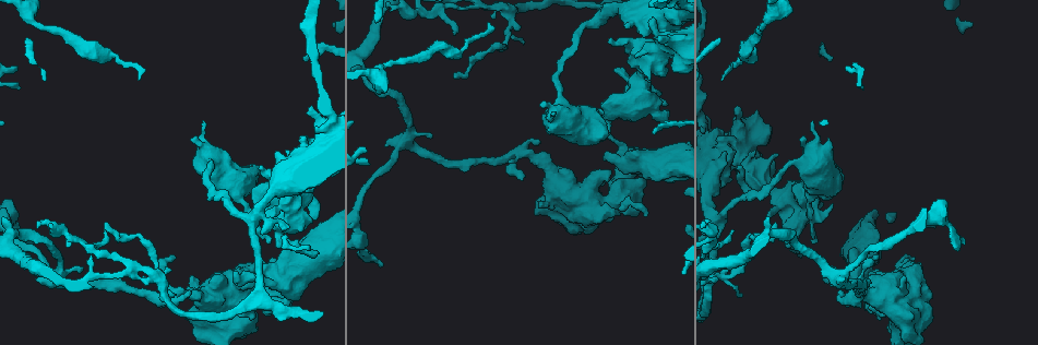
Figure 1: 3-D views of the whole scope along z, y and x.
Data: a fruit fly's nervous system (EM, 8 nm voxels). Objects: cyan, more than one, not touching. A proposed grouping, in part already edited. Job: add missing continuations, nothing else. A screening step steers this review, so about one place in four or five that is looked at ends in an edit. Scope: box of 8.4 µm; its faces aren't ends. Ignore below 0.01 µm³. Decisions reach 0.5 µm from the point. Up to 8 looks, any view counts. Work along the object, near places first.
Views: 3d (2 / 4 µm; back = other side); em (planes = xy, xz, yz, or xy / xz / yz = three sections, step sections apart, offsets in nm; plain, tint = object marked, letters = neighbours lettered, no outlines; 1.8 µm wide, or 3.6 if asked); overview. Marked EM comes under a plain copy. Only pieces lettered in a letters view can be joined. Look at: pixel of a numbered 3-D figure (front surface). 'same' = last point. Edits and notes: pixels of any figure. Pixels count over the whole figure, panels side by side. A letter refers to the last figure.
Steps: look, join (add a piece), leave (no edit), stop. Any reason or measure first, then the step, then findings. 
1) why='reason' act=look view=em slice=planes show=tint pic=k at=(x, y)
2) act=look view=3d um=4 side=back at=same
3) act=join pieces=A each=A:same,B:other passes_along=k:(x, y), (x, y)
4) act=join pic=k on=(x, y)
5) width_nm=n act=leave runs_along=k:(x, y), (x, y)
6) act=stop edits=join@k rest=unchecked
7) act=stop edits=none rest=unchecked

act=look view=em slice=planes show=tint pic=1 at=(608, 137)

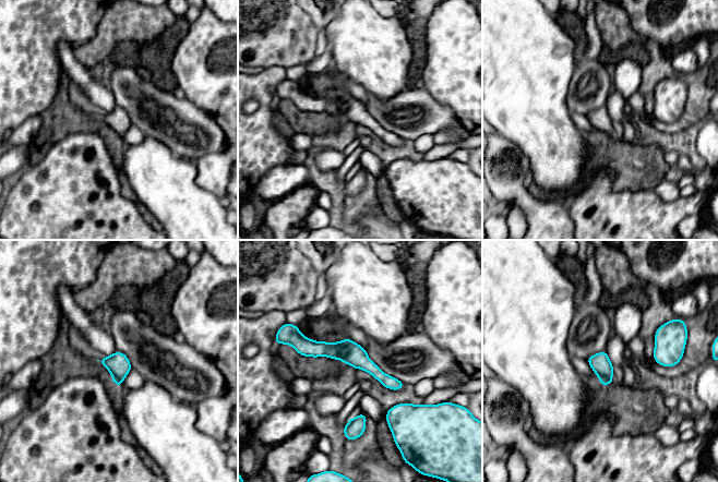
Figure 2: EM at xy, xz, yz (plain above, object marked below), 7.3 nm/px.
act=look view=em slice=planes show=letters at=same

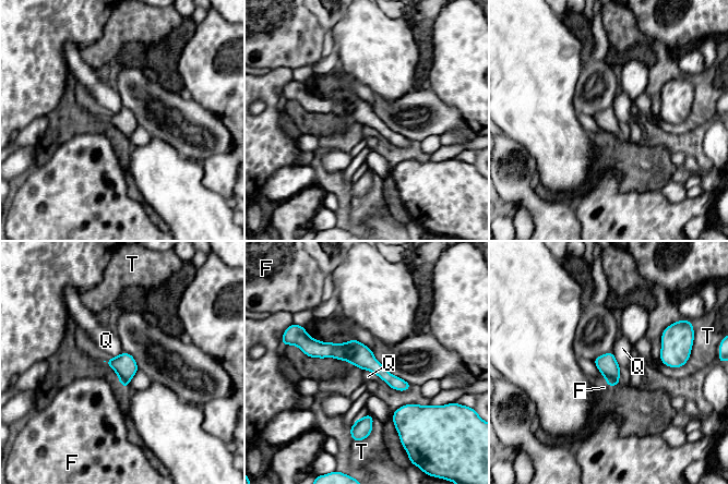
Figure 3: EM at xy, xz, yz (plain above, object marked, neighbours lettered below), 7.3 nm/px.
act=leave each=F:other,Q:other,T:other runs_along=3:(303, 347), (354, 351), (406, 386) found='no lettered piece goes on from it'

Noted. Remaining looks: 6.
why='tapers out' act=look view=em slice=planes show=tint pic=1 at=(876, 257)

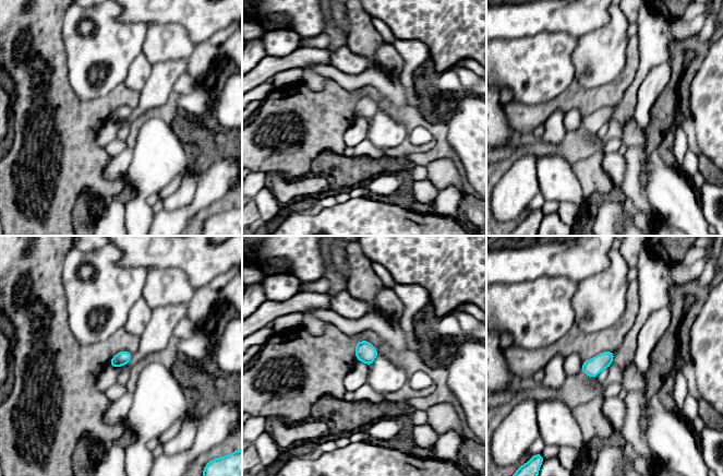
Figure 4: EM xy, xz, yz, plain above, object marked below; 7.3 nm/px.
why='see the neighbours' act=look view=em slice=planes show=letters at=same

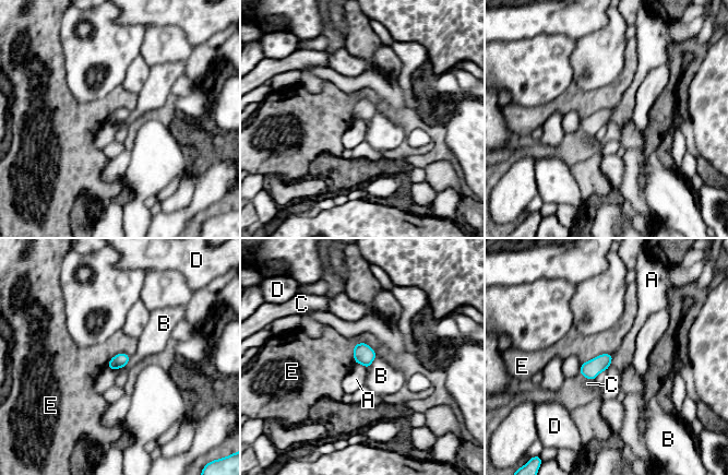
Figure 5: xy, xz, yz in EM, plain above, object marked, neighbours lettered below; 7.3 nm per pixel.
act=leave each=A:other,B:other,C:other,D:other,E:other border=5:(356, 363), (360, 363), (367, 369) found='no lettered piece goes on from it'

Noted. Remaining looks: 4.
why='thick turns thin' act=look view=em slice=yz step=16 show=tint pic=1 at=(461, 52)

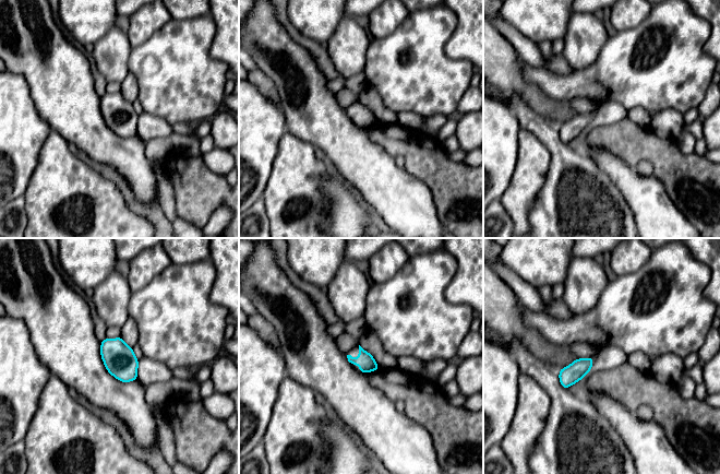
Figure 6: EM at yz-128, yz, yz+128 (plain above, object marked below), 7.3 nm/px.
act=look view=em slice=xz step=8 show=tint at=same

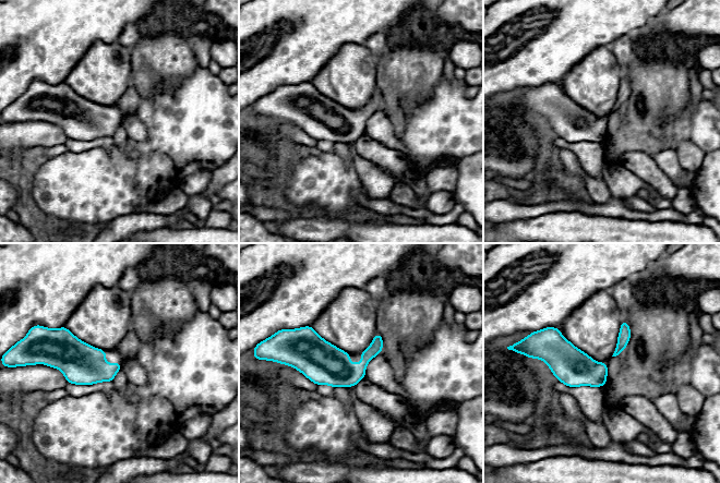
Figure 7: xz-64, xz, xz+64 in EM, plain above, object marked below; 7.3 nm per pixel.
act=look view=em slice=xz step=8 show=letters at=same

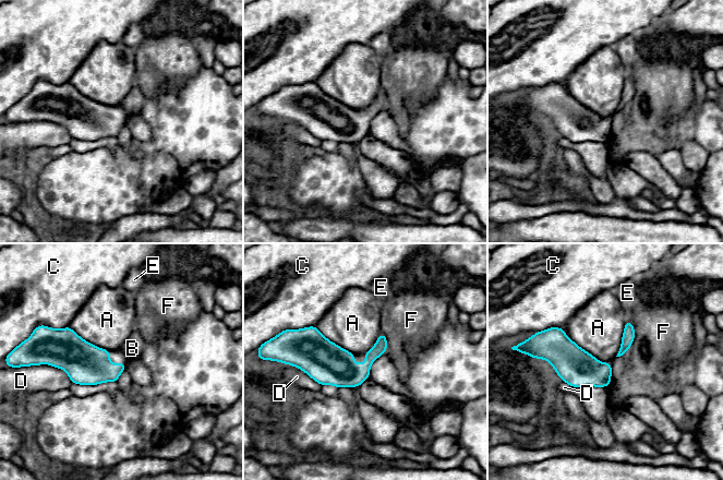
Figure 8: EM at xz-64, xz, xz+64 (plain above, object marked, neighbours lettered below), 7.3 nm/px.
longest_contact=A:360nm act=leave each=A:other,B:other,C:other,D:other,E:other,F:other border=8:(627, 319), (634, 328), (628, 350) found='no lettered piece goes on from it'

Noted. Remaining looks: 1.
act=stop edits=none rest=unchecked

